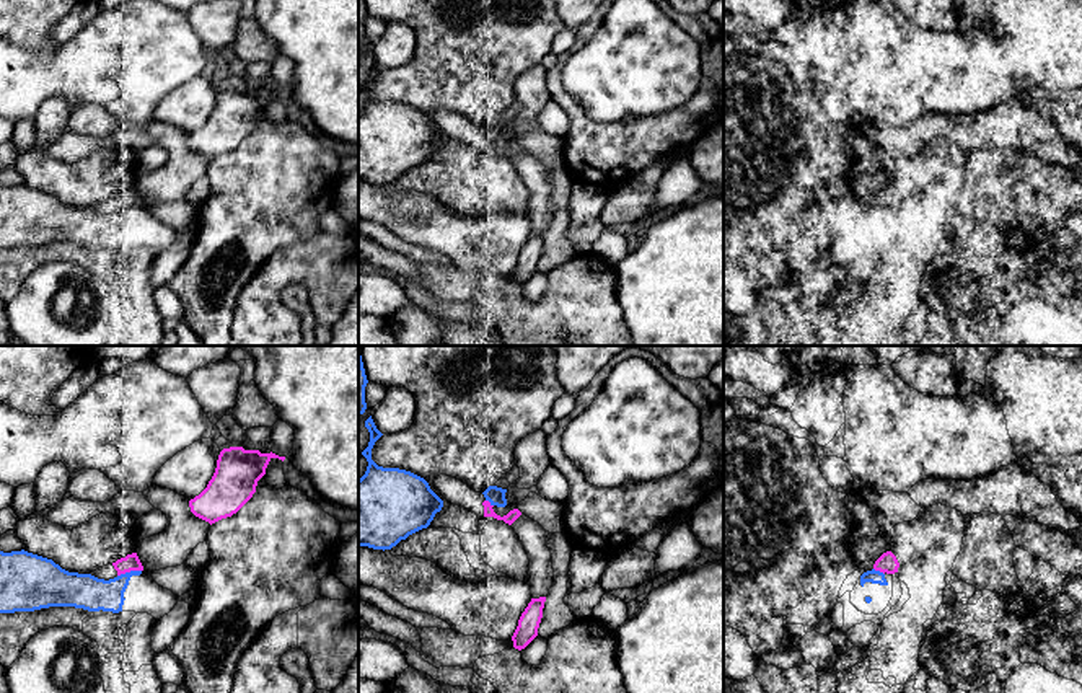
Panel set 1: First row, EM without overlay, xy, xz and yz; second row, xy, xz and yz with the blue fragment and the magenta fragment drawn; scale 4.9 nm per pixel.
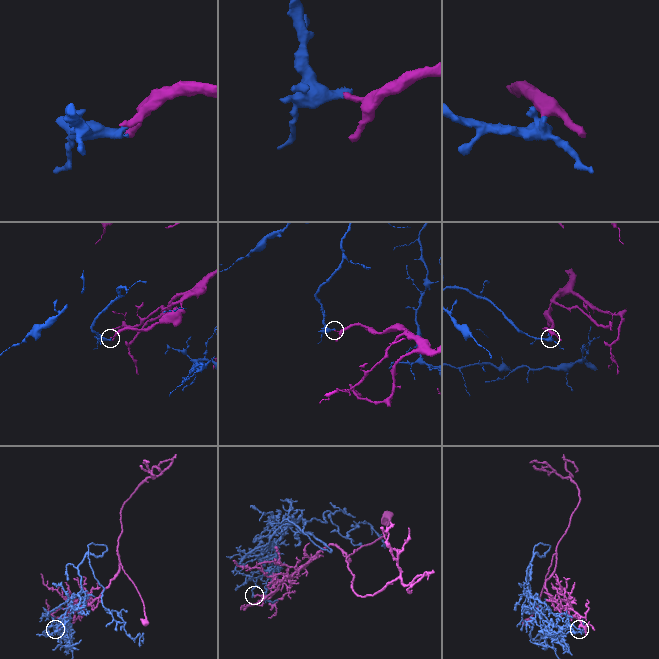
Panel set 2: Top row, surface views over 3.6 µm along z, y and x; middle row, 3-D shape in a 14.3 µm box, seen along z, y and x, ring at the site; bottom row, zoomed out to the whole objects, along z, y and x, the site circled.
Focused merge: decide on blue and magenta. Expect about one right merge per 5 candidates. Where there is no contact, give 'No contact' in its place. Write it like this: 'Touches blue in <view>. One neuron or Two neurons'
Touches blue in xy. Two neurons

